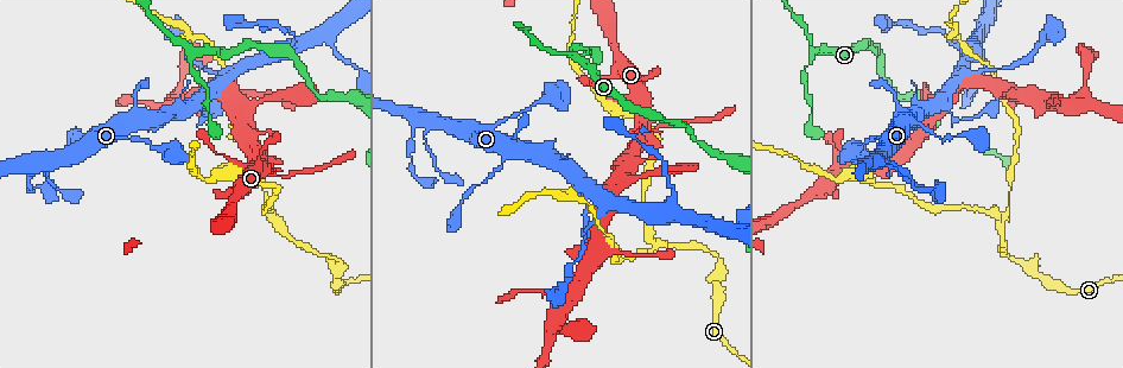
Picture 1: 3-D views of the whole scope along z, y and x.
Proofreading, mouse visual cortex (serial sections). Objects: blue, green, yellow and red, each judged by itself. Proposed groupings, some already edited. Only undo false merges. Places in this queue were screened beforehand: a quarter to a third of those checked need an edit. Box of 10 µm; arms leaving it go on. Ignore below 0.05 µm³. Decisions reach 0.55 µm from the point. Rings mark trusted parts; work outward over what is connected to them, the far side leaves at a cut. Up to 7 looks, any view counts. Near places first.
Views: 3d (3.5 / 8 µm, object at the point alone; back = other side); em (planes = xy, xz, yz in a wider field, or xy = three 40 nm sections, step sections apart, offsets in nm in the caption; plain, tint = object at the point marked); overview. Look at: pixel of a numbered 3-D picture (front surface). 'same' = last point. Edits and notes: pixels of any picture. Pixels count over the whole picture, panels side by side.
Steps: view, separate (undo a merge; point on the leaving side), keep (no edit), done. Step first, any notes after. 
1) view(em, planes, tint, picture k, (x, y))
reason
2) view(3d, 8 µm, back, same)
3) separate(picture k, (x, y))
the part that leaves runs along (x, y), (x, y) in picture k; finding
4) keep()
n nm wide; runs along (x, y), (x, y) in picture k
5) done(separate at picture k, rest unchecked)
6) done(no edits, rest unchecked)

view(3d, 8 µm, picture 1, (956, 75))
a fork

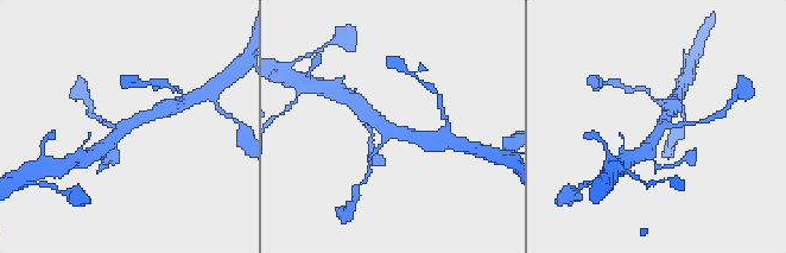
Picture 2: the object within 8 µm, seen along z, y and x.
view(em, xy, step 3, tint, same)
shape alone is not enough

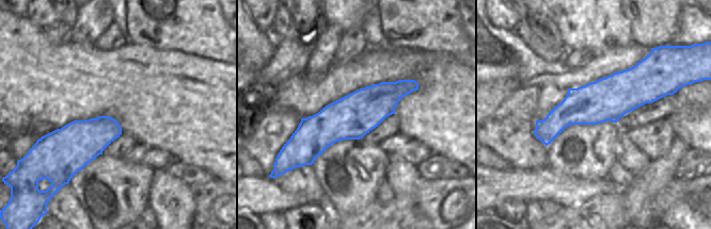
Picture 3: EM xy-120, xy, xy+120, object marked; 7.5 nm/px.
keep()
runs along (415, 85), (388, 94), (296, 146) in picture 3; all the same cell

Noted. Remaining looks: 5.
view(3d, 3.5 µm, picture 1, (337, 266))
sudden change in width

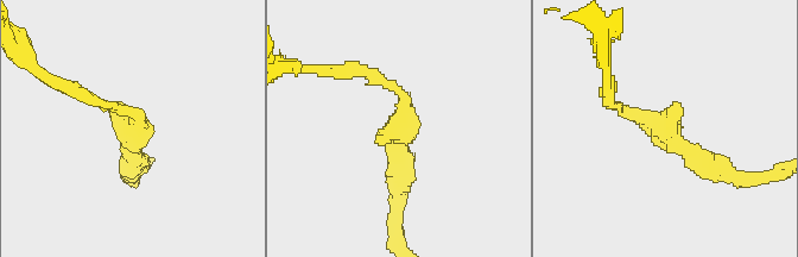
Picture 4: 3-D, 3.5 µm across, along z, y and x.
view(em, xy, step 3, plain, picture 4, (659, 129))
arms of 150, 300 nm; now the EM

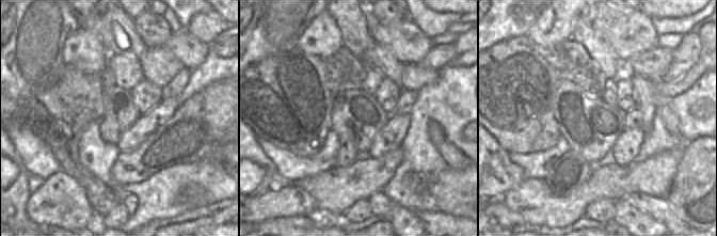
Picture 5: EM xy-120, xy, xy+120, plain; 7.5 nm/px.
view(em, xy, step 3, tint, same)

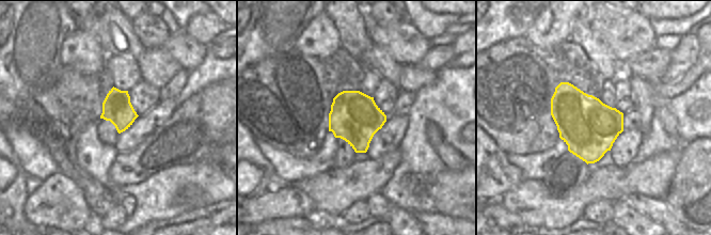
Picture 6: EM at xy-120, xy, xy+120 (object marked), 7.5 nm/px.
keep()
runs along (726, 171), (609, 101) in picture 4; continuous, no second cell

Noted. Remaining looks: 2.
view(3d, 8 µm, picture 1, (1000, 222))
branch point

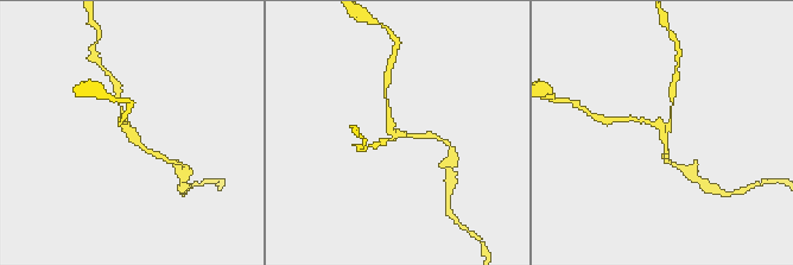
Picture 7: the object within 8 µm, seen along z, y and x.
view(3d, 3.5 µm, same)
zoom in

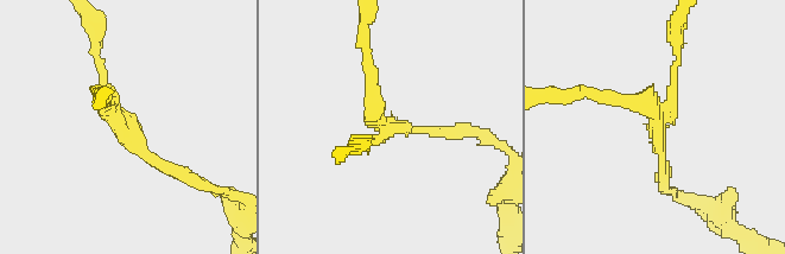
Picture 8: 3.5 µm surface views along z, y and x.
separate(picture 8, (100, 63))
arms of 100, 150, 200 nm; the part that leaves runs along (668, 110), (677, 63), (677, 23) in picture 8; two cells meet here

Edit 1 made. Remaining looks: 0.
done(separate at picture 8, rest unchecked)

